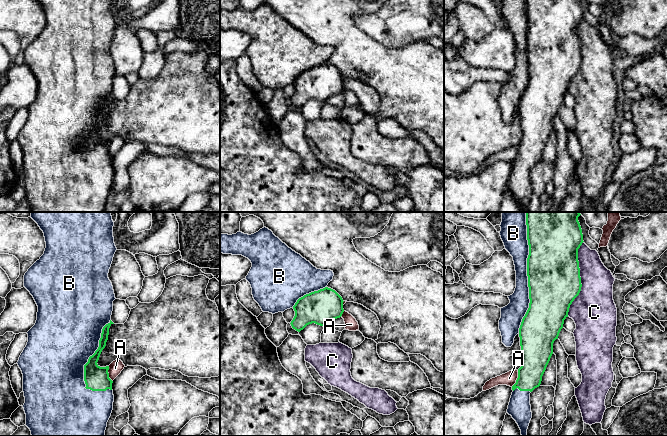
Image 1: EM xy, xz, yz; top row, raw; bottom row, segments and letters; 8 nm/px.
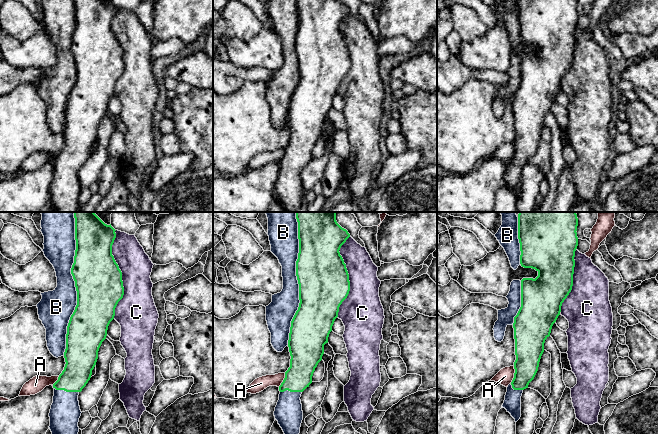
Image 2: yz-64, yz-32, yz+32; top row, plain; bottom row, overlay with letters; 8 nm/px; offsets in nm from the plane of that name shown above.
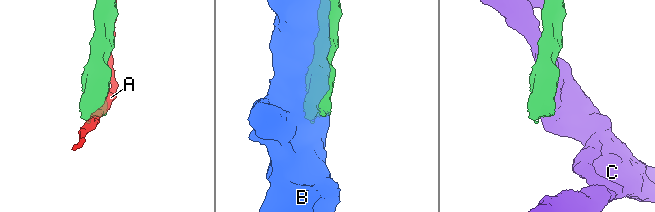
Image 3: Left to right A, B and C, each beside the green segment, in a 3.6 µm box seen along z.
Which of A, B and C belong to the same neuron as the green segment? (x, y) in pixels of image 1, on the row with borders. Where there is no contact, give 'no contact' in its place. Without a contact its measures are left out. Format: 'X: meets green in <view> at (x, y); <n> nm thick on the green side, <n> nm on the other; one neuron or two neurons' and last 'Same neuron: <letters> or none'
A: meets green in yz at (517, 378); 240 nm thick on the green side, 110 nm on the other; two neurons
B: meets green in yz at (527, 273); 420 nm thick on the green side, 180 nm on the other; one neuron
C: meets green in yz at (580, 278); 420 nm thick on the green side, 320 nm on the other; two neurons
Same neuron: B

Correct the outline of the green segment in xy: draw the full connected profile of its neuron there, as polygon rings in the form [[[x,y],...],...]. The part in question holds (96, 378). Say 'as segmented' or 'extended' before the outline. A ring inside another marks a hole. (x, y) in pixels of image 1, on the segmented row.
extended; [[[31,212],[30,216],[44,233],[46,248],[44,254],[37,260],[24,275],[24,287],[33,296],[37,306],[37,320],[35,325],[27,332],[28,342],[17,362],[23,374],[23,392],[26,414],[26,426],[32,436],[105,436],[107,422],[113,410],[114,395],[113,381],[109,378],[109,366],[100,367],[97,362],[108,340],[109,328],[112,324],[111,315],[113,301],[116,299],[113,286],[108,278],[114,254],[117,250],[114,237],[111,212]]]

